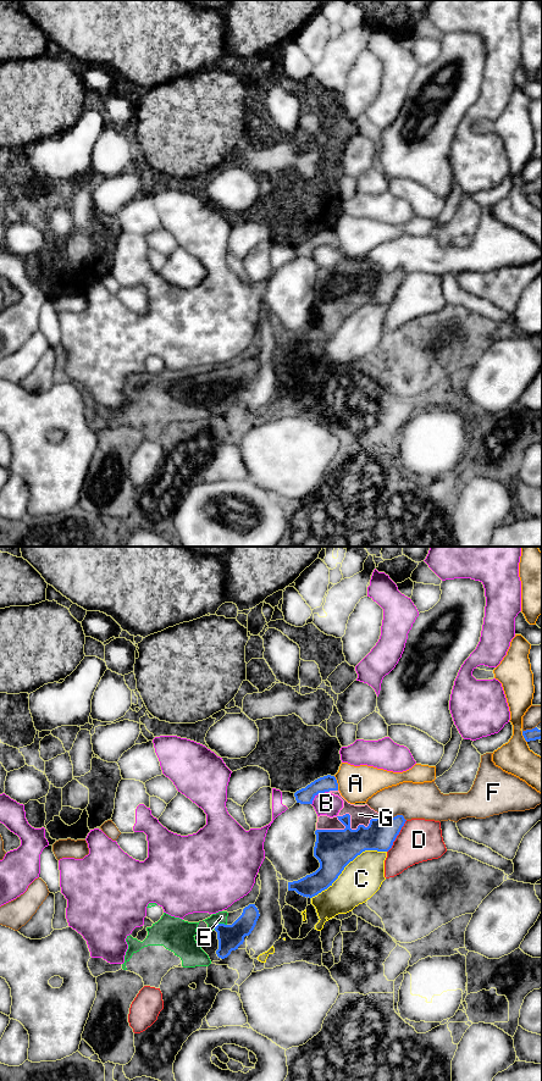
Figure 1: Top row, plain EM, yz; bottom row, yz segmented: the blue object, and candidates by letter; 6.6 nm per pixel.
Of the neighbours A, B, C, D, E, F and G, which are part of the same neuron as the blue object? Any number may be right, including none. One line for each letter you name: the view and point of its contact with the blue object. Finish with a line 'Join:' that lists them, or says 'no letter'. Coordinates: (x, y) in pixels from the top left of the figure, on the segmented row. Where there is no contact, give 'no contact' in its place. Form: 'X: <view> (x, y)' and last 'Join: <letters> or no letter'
E: yz (219, 924)
G: yz (347, 814)
Join: E, G

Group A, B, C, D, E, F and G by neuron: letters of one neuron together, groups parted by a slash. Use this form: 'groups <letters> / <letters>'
groups A / B / C / D / E G / F

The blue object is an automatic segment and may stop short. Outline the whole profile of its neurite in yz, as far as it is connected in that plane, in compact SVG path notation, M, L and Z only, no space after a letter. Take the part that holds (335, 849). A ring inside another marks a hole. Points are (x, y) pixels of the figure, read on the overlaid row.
M334 776L320 777L294 793L297 803L313 804L319 793L332 793L343 800L337 816L317 816L314 857L320 867L305 877L288 882L288 891L313 898L327 889L344 867L365 850L388 852L405 824L403 815L385 817L367 804L348 803L338 791Z

